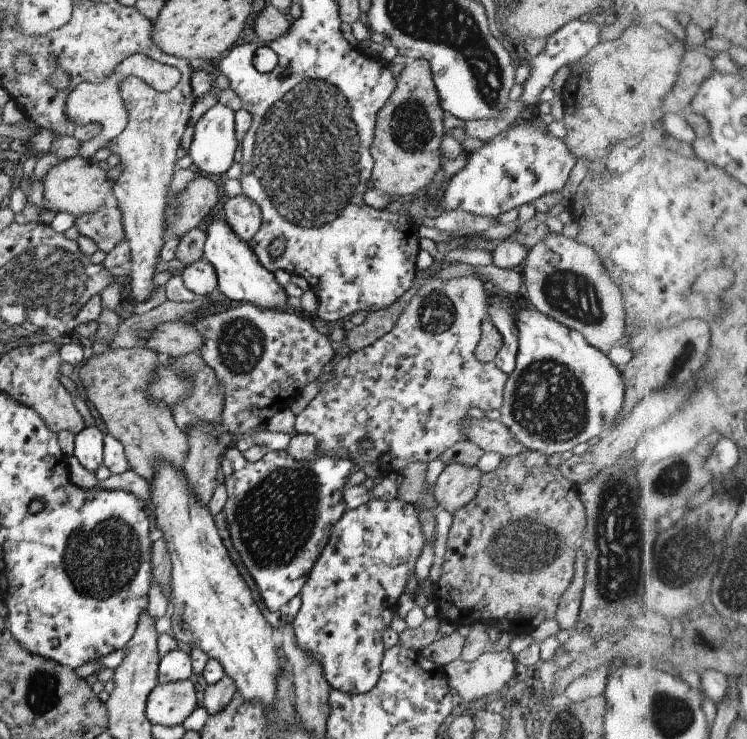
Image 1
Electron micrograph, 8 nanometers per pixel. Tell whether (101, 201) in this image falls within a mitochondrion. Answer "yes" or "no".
no

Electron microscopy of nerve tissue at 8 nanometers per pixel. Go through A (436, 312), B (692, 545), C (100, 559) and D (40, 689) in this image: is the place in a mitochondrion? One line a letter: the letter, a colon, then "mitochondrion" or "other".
A: mitochondrion
B: mitochondrion
C: mitochondrion
D: mitochondrion

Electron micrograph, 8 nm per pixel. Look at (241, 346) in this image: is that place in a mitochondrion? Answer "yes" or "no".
yes

